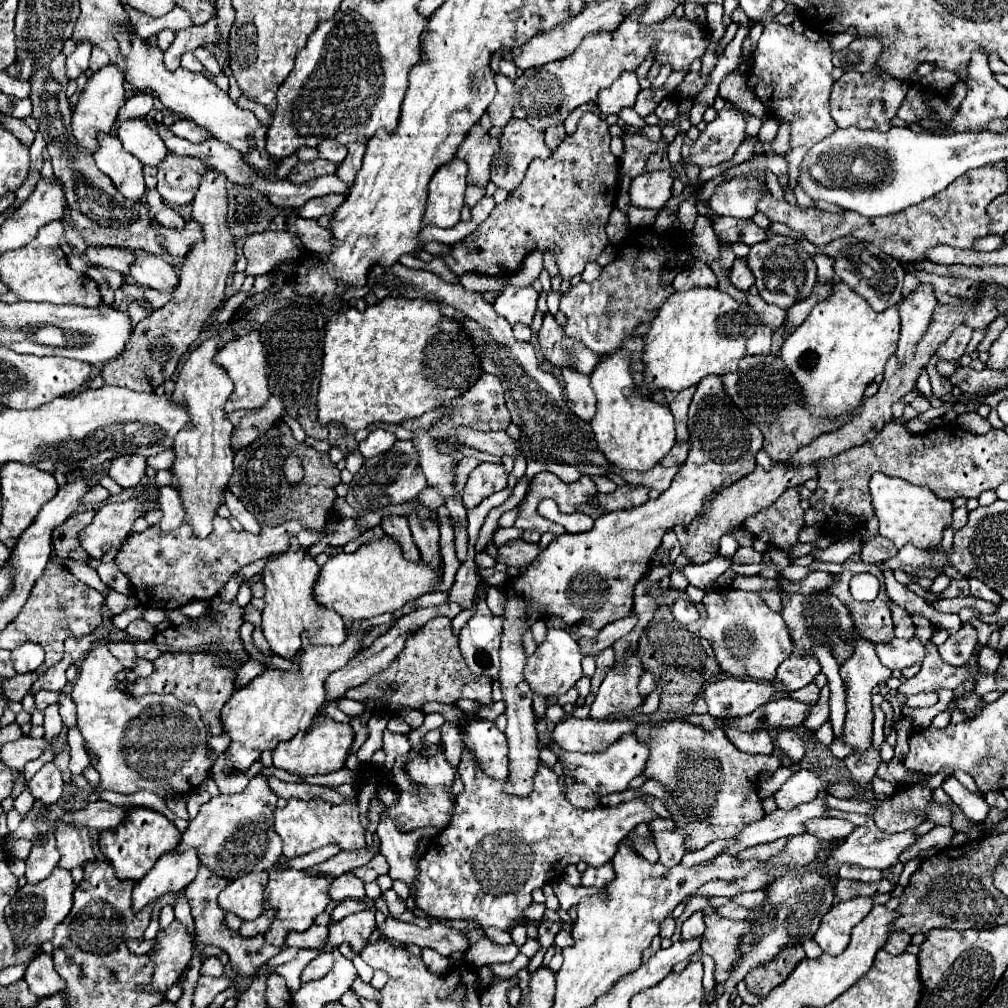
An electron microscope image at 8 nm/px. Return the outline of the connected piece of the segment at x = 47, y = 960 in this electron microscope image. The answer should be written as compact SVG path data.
M40 952L30 963L24 980L30 985L32 993L38 997L48 997L48 995L54 995L64 989L64 981L58 977L58 973L54 969L52 954L45 952Z

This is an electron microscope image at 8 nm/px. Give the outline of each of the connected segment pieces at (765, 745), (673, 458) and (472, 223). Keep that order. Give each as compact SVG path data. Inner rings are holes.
M724 725L724 733L744 753L760 753L760 755L772 755L774 741L766 729L758 731L738 731L732 725Z
M678 443L678 445L674 445L672 449L670 449L670 453L662 459L662 465L674 465L674 463L682 463L684 459L686 459L686 455L688 455L688 445L686 443Z
M472 209L472 219L470 221L460 221L456 227L452 229L442 229L442 227L434 227L428 225L424 229L424 233L428 235L428 241L438 241L438 243L456 243L460 239L464 239L466 235L470 235L474 229L478 227L478 209Z

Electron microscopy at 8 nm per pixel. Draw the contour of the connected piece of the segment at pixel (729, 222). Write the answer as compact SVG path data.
M714 217L712 219L714 233L718 241L726 245L744 243L748 247L766 239L766 231L760 229L752 219L734 219L734 217Z

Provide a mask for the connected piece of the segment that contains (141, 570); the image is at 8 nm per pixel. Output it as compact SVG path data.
M216 515L214 529L206 539L198 539L198 535L190 531L190 525L186 521L174 531L162 531L158 525L150 525L142 533L132 533L122 543L116 555L116 565L130 579L132 591L144 607L158 607L162 611L168 611L178 609L194 599L210 601L244 565L264 559L272 553L286 551L290 547L288 543L290 535L296 535L298 543L306 549L318 543L328 529L332 529L332 533L328 535L328 545L344 547L348 541L354 541L368 527L360 527L358 519L342 517L338 523L328 525L322 533L312 529L306 531L306 527L302 527L298 521L288 521L278 527L262 527L258 535L250 535L248 531L234 531L228 519Z

